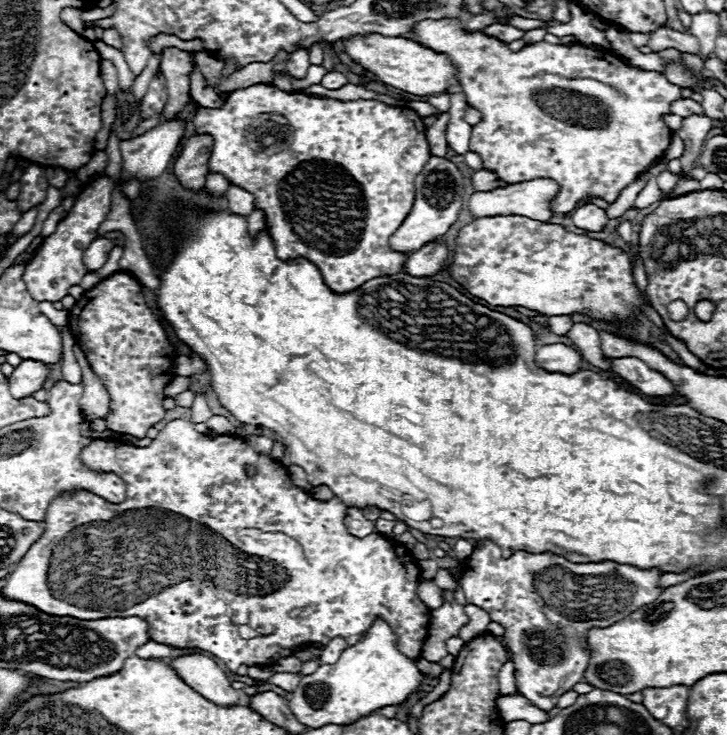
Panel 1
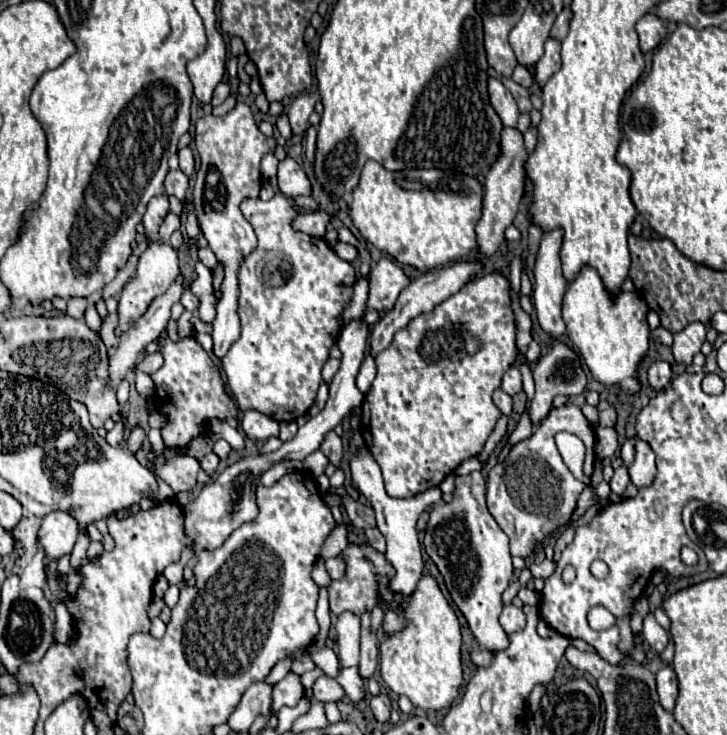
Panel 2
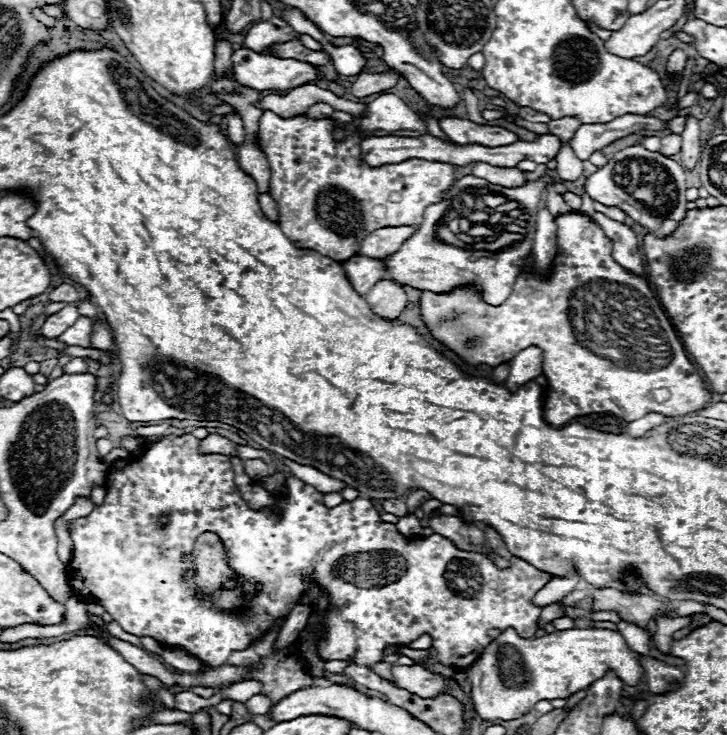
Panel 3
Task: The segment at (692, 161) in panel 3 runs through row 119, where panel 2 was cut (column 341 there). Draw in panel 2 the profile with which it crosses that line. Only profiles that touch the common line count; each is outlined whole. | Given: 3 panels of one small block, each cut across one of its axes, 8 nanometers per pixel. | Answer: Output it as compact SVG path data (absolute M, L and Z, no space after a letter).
M320 676L314 682L312 690L314 690L314 700L322 700L322 702L336 702L344 694L344 688L334 678L328 676Z

